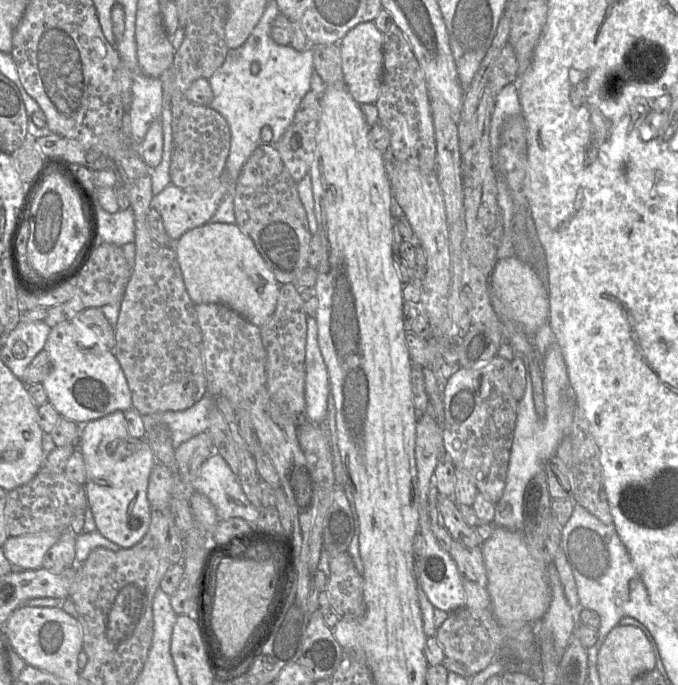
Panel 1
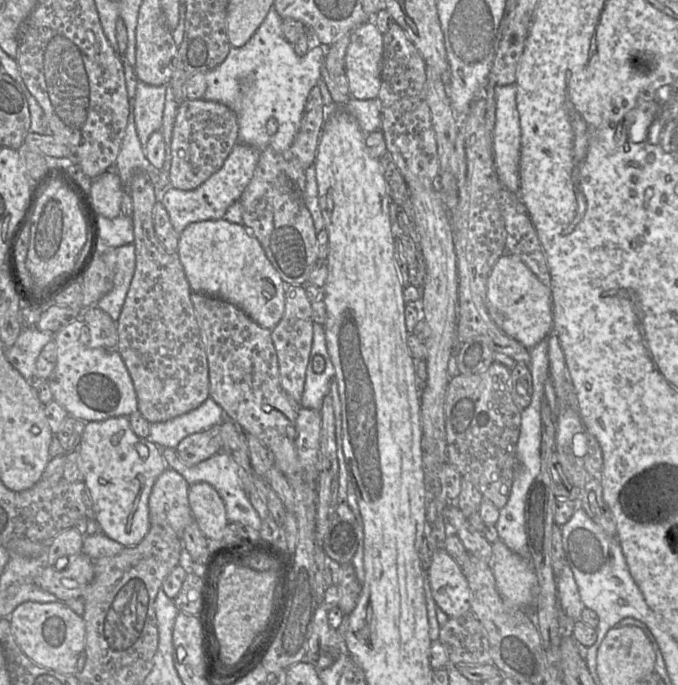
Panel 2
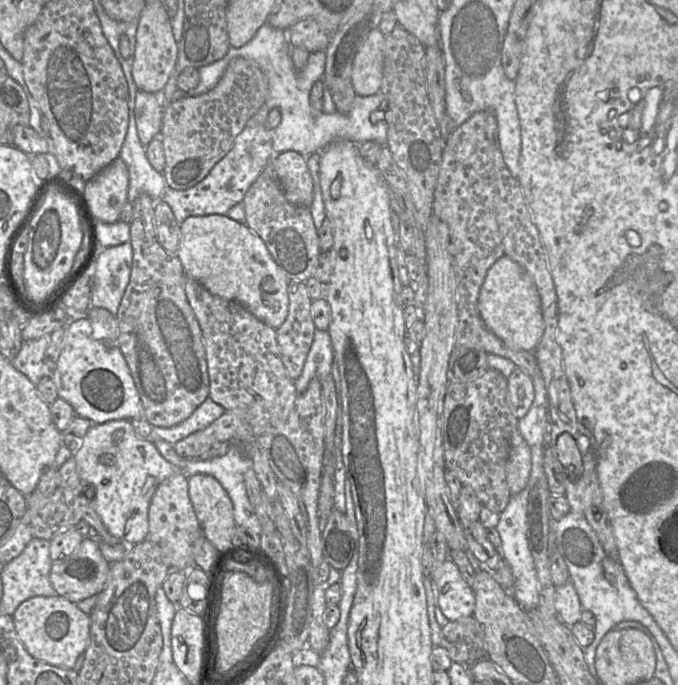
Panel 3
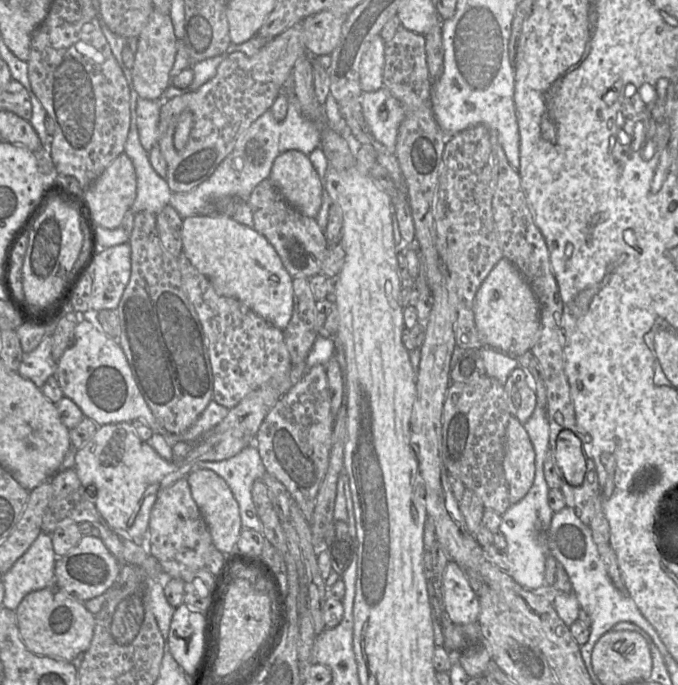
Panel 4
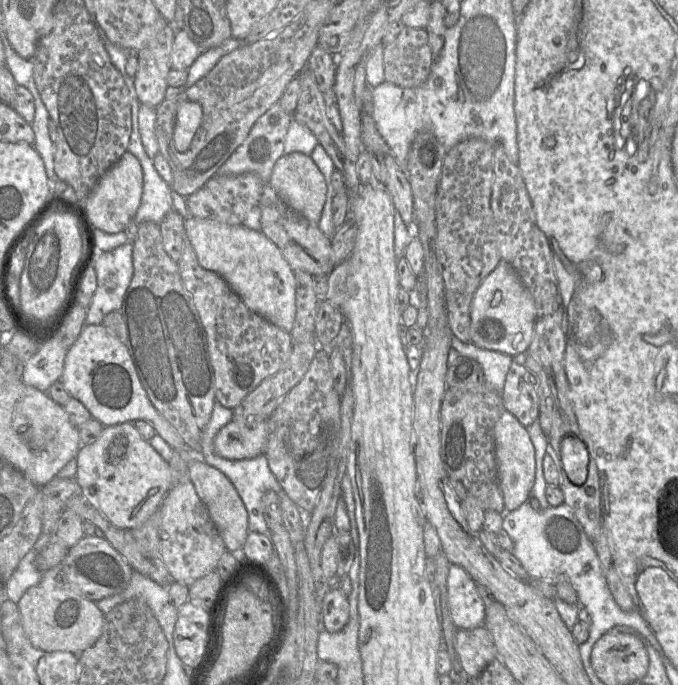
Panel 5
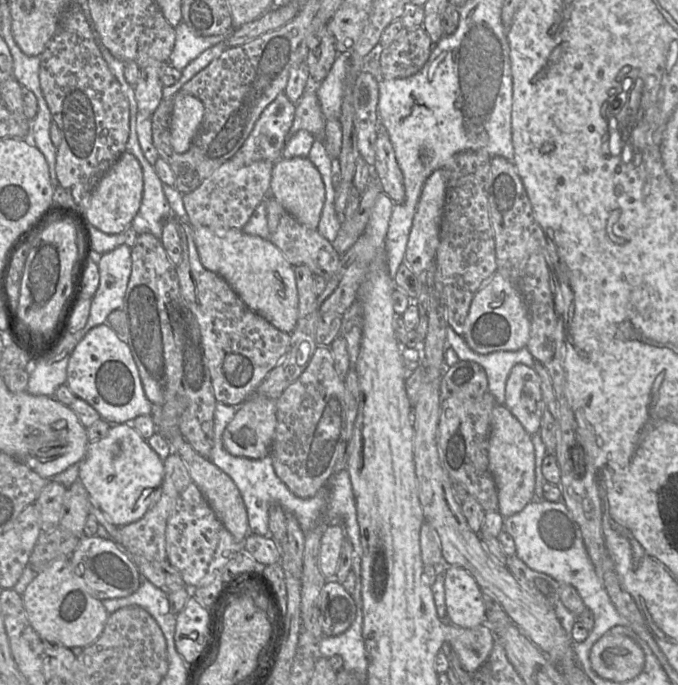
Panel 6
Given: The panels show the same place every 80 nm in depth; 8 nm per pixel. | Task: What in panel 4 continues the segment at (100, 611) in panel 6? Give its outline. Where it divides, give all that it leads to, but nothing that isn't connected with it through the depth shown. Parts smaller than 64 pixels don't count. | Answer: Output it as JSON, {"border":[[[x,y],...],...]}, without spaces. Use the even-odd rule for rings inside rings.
{"border":[[[57,585],[30,592],[22,599],[15,612],[20,637],[26,648],[36,655],[72,662],[79,653],[85,653],[90,647],[95,627],[94,614],[87,610],[84,602],[69,596]]]}

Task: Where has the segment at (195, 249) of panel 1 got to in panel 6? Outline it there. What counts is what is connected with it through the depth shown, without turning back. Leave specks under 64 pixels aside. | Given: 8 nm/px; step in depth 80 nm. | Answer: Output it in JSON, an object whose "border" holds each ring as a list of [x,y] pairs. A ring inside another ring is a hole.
{"border":[[[205,226],[193,227],[193,238],[202,265],[224,278],[250,310],[264,317],[282,332],[291,334],[294,331],[299,320],[294,266],[288,262],[278,247],[269,240],[245,234],[242,230],[215,232]]]}

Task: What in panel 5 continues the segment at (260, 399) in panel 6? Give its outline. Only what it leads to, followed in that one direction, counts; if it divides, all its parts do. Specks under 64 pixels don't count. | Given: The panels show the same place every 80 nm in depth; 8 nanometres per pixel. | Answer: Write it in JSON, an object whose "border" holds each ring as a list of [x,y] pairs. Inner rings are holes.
{"border":[[[231,420],[214,438],[217,455],[228,460],[251,459],[264,454],[268,441],[268,422],[248,427]]]}

